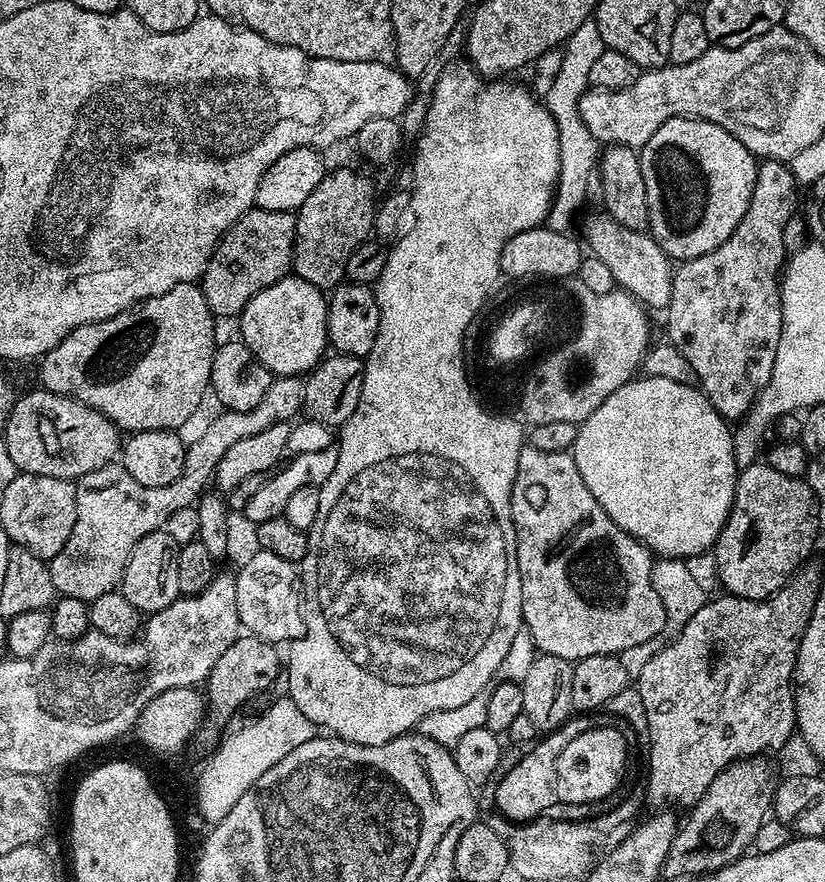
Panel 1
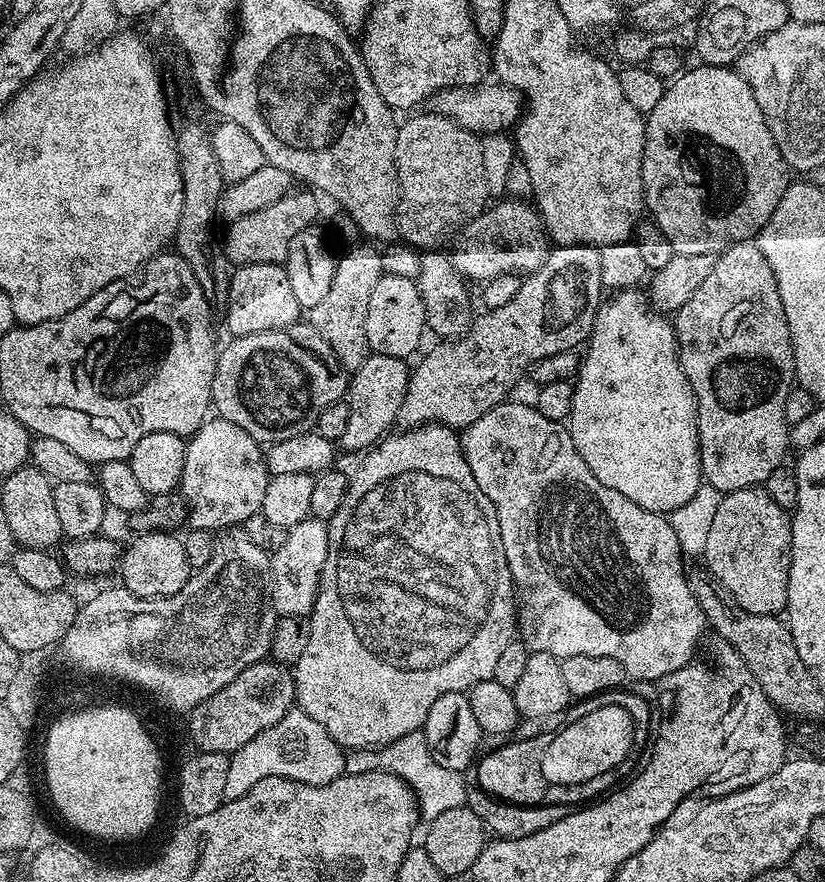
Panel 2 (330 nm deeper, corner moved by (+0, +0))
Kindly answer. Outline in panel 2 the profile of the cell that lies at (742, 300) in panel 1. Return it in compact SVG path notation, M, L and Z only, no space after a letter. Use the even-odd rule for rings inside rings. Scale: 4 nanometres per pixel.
M743 240L737 244L728 245L716 256L714 270L710 270L710 275L698 286L698 290L694 290L694 294L690 294L688 301L674 313L674 327L676 340L680 344L680 365L696 395L696 425L700 435L700 471L703 479L723 494L763 485L764 480L770 478L770 473L779 464L785 463L790 452L790 425L786 420L785 405L787 395L790 394L796 379L796 363L794 362L794 346L790 338L790 326L786 322L786 310L782 306L780 287L774 278L774 270L770 270L770 262L766 262L766 254L762 254L762 250L752 240Z

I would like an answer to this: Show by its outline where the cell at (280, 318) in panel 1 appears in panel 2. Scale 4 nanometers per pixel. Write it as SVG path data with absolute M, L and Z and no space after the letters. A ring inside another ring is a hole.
M242 264L233 271L230 290L228 291L228 328L232 336L245 336L259 332L278 332L291 329L291 324L302 315L298 298L294 298L294 290L290 287L288 269L284 264Z

